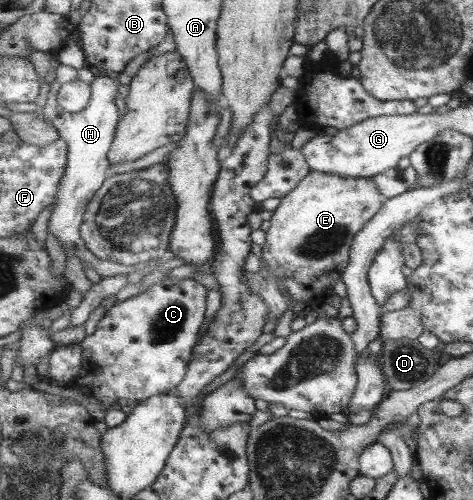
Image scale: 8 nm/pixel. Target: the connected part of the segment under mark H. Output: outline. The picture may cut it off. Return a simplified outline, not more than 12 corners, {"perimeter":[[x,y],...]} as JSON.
{"perimeter":[[96,72],[85,110],[45,116],[69,146],[48,231],[101,278],[136,266],[95,257],[81,229],[108,180],[119,81]]}

